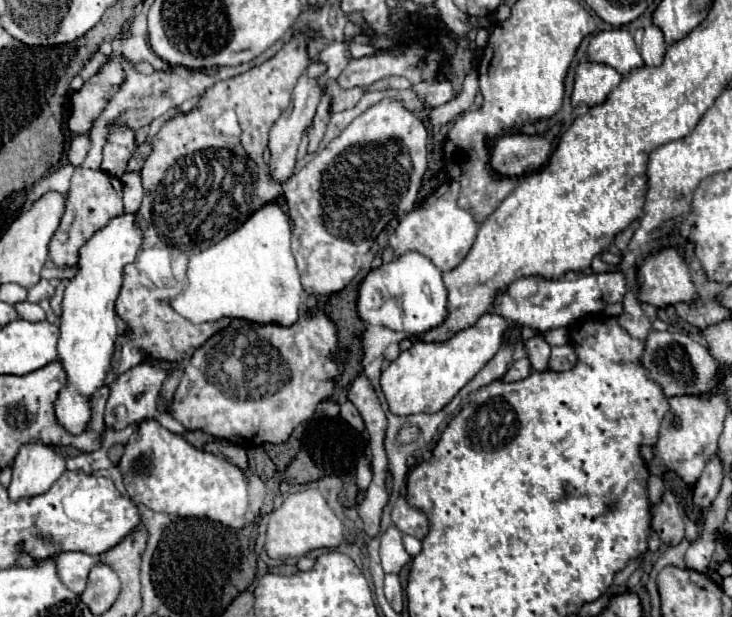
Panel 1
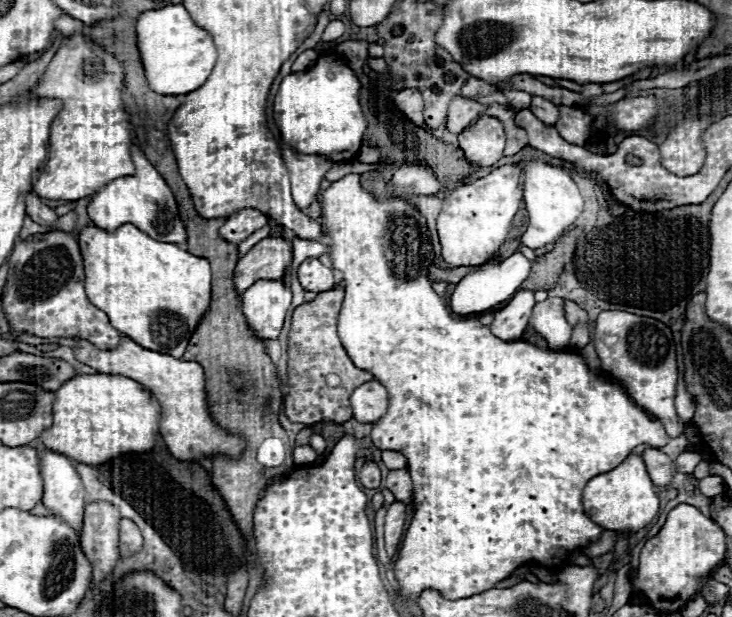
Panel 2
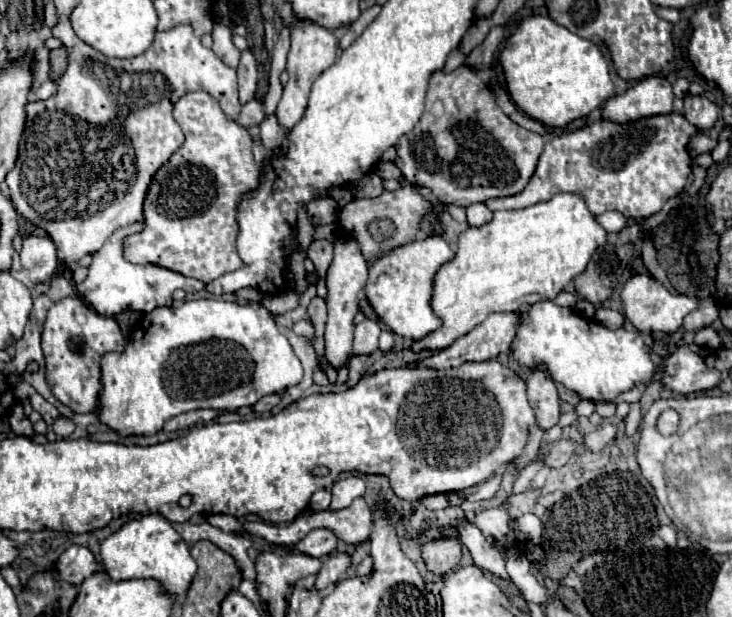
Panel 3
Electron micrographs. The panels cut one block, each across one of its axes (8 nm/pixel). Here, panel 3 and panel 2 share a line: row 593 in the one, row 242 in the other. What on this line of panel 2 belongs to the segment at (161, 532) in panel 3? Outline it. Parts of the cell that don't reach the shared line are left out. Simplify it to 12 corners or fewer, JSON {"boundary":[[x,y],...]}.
{"boundary":[[138,148],[136,174],[112,180],[88,204],[106,232],[134,224],[184,244],[172,190]]}

